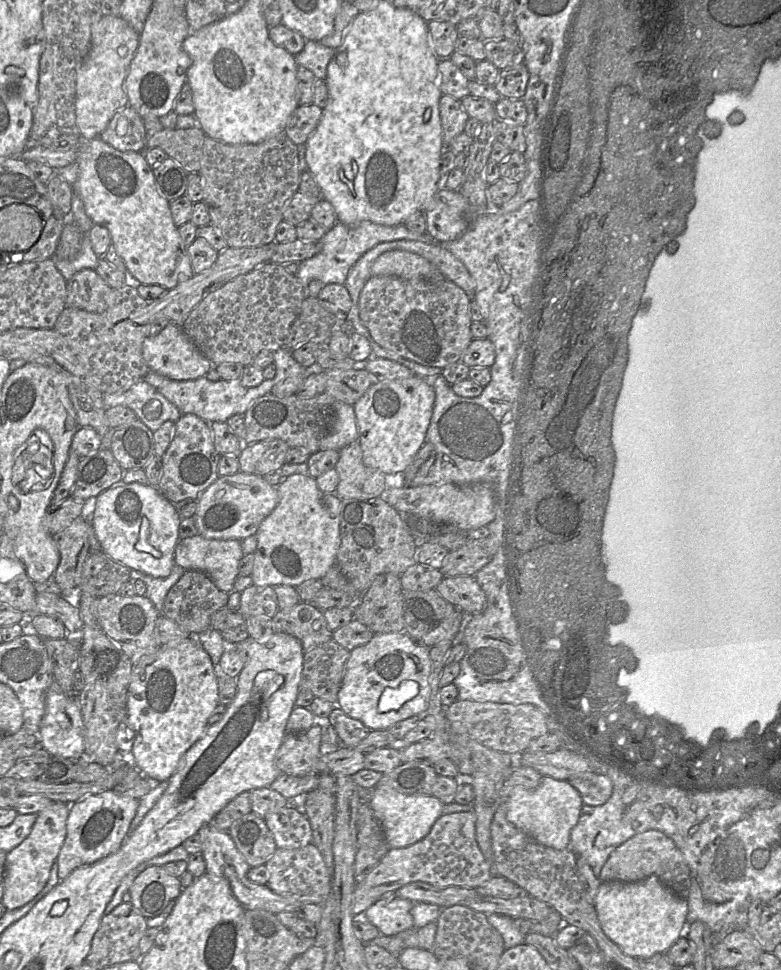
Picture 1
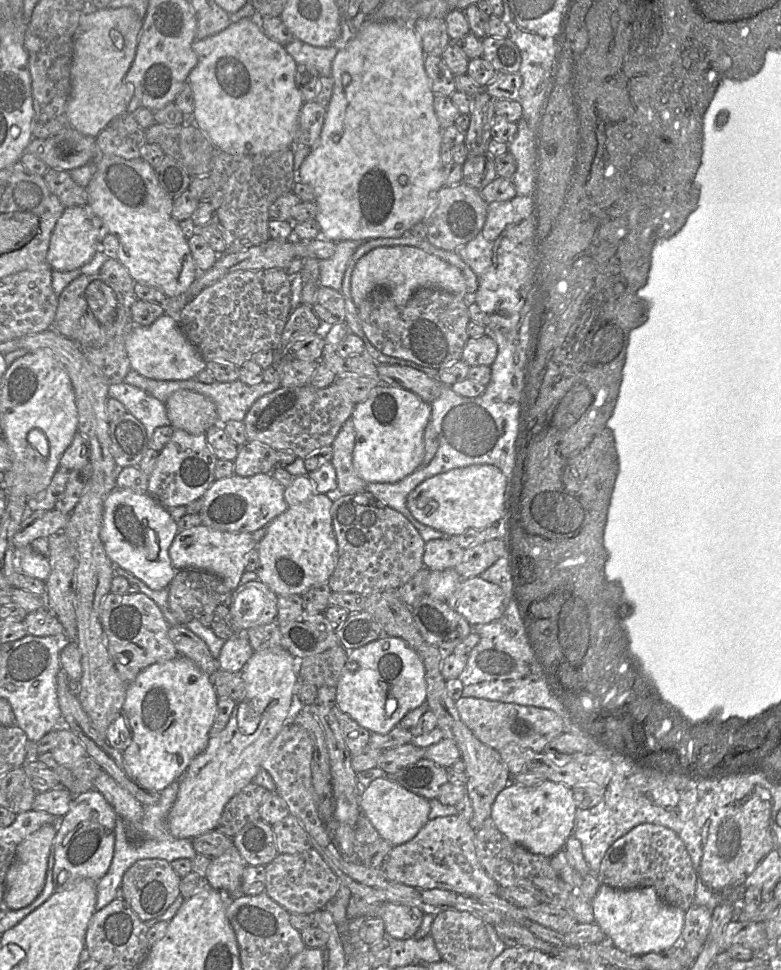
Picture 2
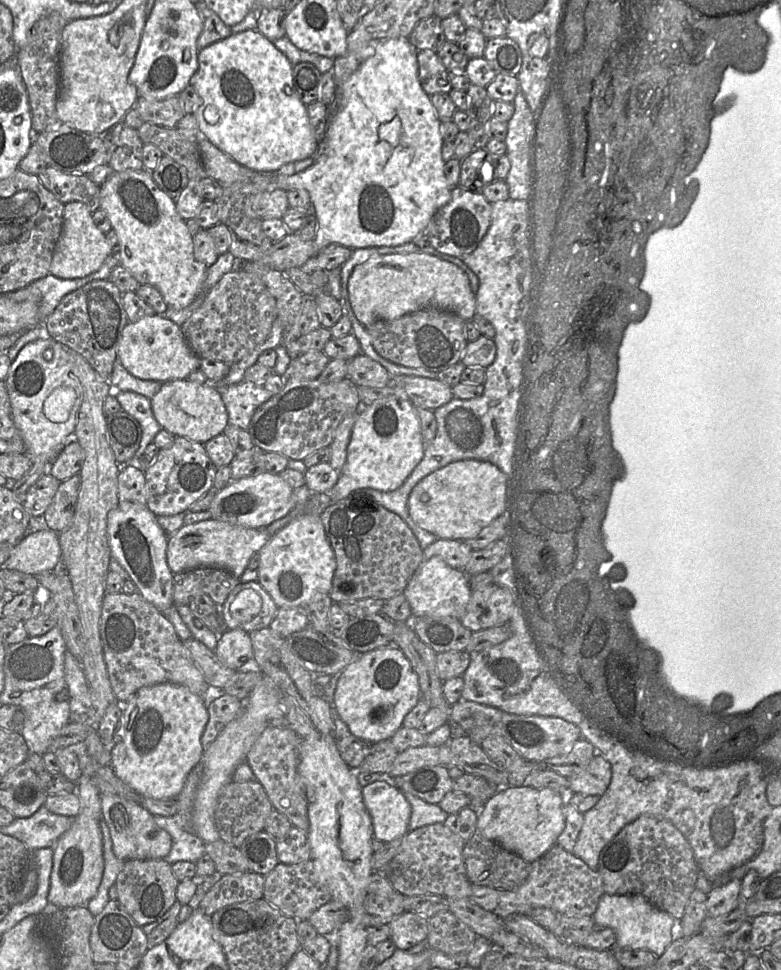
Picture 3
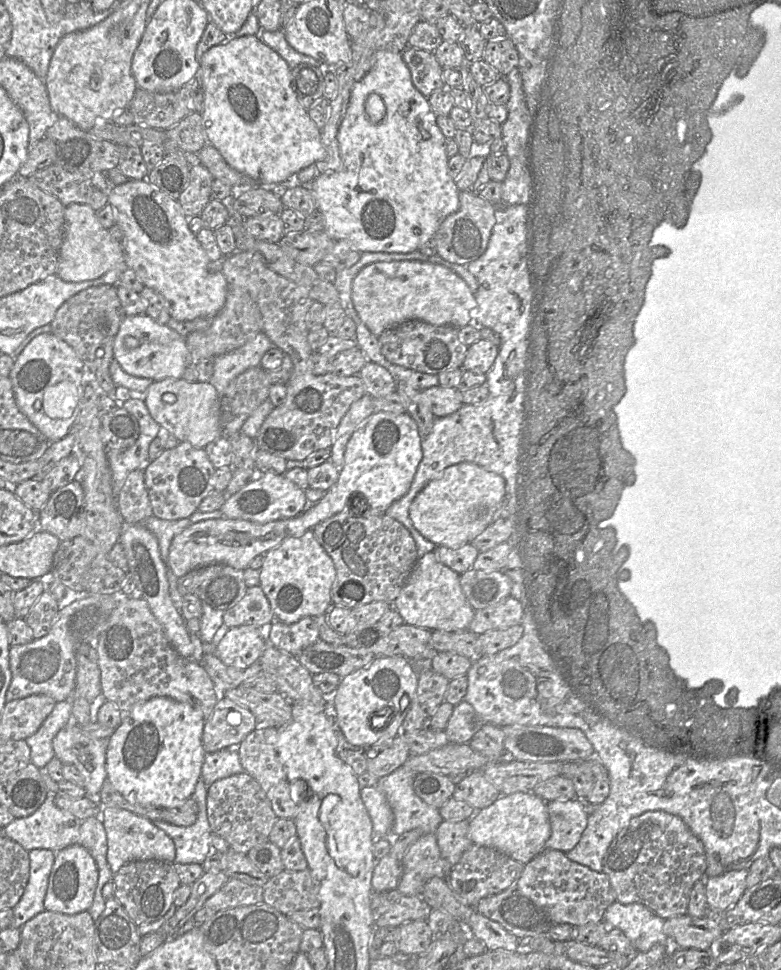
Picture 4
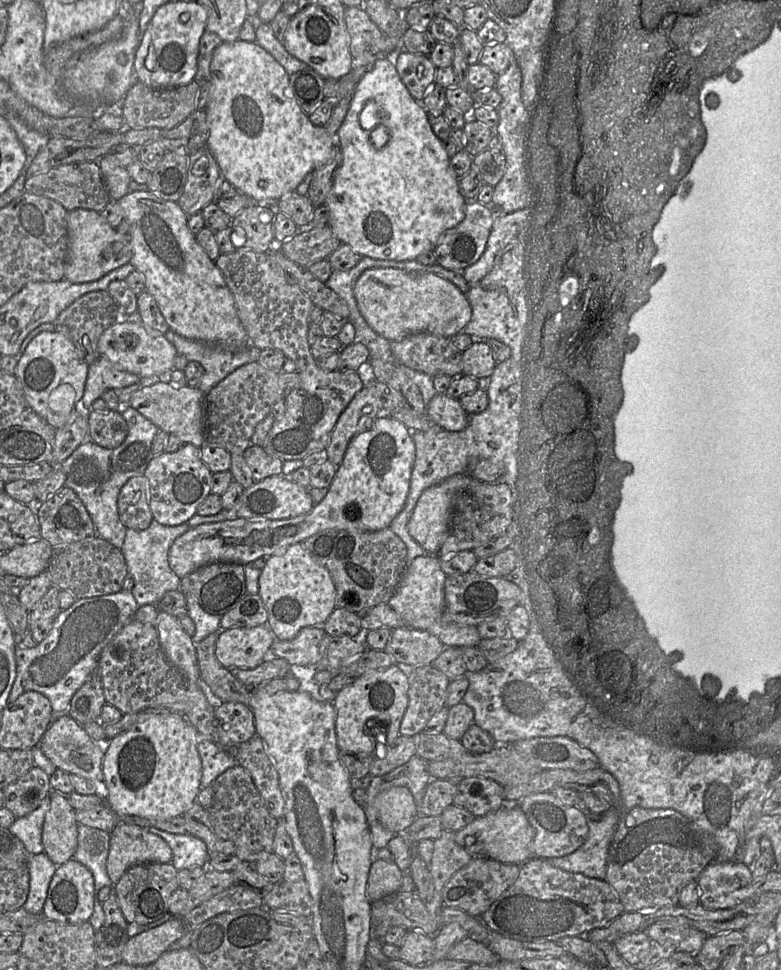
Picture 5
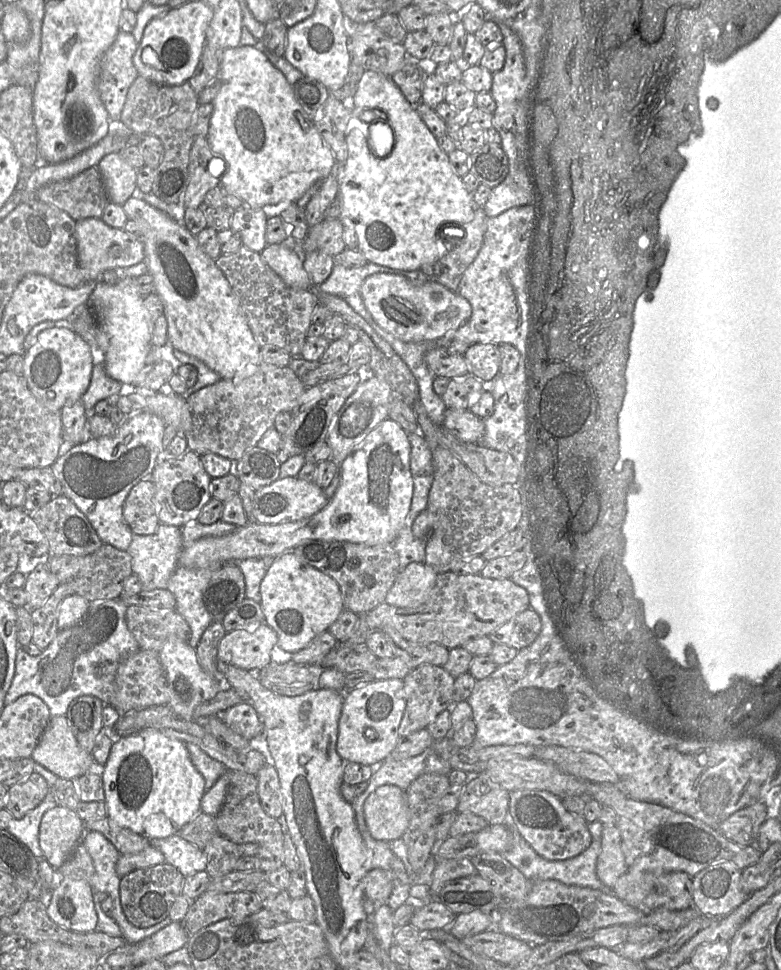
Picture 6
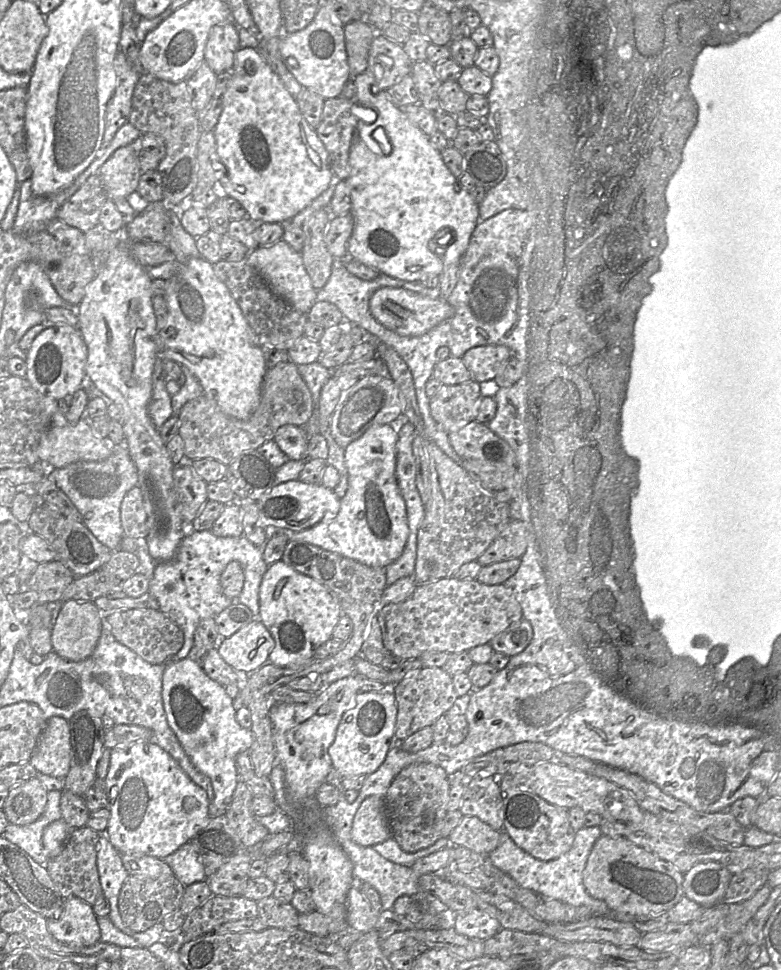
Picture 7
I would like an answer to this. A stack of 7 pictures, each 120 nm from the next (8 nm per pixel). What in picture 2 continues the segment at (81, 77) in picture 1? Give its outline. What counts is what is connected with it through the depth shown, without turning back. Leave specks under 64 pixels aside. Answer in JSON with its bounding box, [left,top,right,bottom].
[66,7,143,138]

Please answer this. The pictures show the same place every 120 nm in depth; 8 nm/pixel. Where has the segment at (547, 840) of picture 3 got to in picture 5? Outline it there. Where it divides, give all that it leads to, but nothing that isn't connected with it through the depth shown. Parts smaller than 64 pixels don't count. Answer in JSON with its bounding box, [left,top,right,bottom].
[455,806,535,865]

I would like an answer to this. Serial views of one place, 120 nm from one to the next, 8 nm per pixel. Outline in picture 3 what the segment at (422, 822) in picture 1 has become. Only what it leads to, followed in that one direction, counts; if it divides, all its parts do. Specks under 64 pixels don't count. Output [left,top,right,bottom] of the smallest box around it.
[362,782,411,842]

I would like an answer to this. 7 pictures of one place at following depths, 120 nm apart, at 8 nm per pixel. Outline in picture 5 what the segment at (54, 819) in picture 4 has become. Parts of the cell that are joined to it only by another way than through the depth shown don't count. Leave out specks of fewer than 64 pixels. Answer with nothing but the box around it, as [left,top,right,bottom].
[9,795,115,926]

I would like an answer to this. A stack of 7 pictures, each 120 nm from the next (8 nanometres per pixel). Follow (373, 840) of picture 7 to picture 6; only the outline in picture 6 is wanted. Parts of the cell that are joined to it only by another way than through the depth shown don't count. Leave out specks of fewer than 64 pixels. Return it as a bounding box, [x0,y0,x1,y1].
[363,785,409,841]

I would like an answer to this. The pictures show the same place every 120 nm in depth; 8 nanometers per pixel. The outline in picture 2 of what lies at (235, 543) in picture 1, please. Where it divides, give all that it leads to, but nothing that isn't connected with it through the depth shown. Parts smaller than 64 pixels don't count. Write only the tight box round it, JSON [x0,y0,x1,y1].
[169,526,258,591]

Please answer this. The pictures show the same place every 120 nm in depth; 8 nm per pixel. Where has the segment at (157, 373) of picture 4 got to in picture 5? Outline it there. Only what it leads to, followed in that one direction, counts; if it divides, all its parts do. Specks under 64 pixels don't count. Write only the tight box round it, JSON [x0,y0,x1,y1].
[98,320,178,377]

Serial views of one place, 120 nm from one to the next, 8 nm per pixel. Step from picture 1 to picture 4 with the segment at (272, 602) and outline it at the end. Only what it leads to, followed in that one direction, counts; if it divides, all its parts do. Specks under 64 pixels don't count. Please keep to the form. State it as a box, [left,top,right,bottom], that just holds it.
[223,585,274,628]

